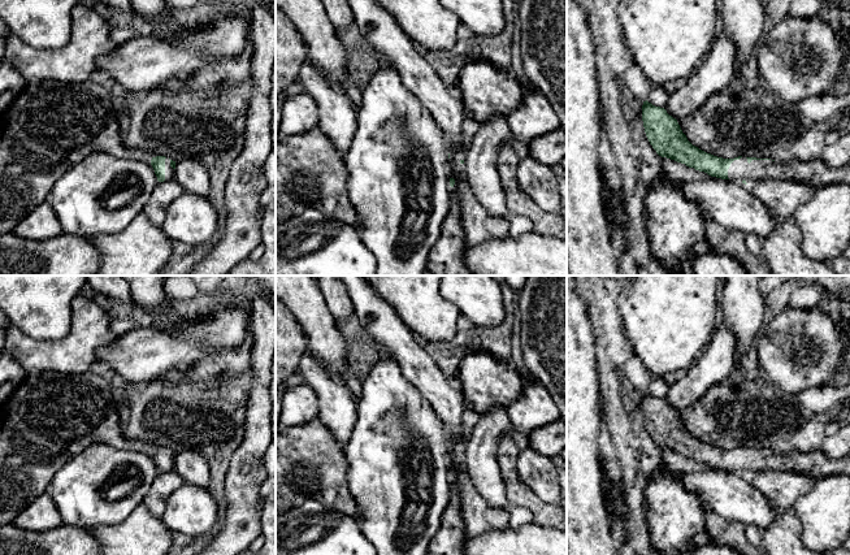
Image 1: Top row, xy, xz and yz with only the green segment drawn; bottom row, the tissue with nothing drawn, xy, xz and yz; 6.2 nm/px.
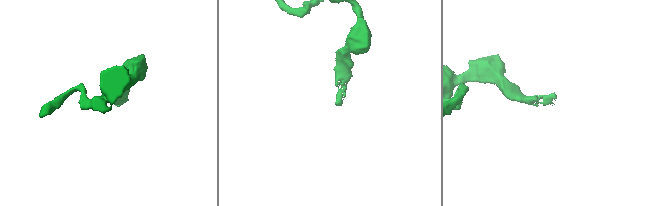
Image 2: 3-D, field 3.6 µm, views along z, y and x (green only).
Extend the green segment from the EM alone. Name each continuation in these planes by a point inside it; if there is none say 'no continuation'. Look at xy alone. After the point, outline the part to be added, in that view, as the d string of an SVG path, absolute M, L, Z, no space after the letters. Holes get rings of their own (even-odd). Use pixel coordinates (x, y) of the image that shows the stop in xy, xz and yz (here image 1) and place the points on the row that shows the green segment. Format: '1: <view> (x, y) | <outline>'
1: xy (169, 172) | M165 159L165 181L174 178L174 169L170 166L170 160Z

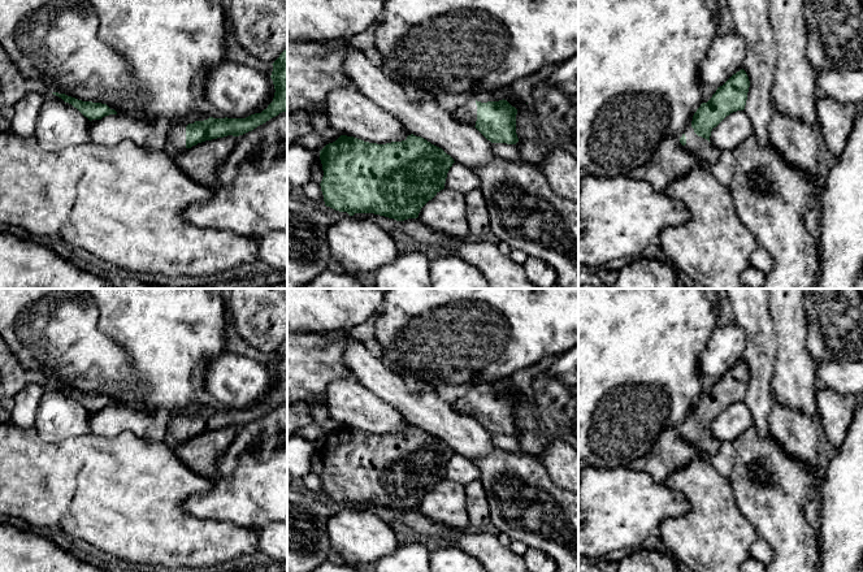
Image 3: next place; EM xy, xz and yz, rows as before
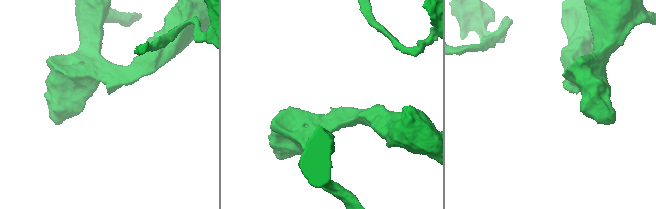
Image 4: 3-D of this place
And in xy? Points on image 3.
1: xy (177, 135) | M175 122L170 125L169 143L178 151L186 151L186 122Z

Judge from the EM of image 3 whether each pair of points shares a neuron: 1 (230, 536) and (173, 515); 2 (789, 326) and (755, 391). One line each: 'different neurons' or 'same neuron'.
1: same neuron
2: different neurons

